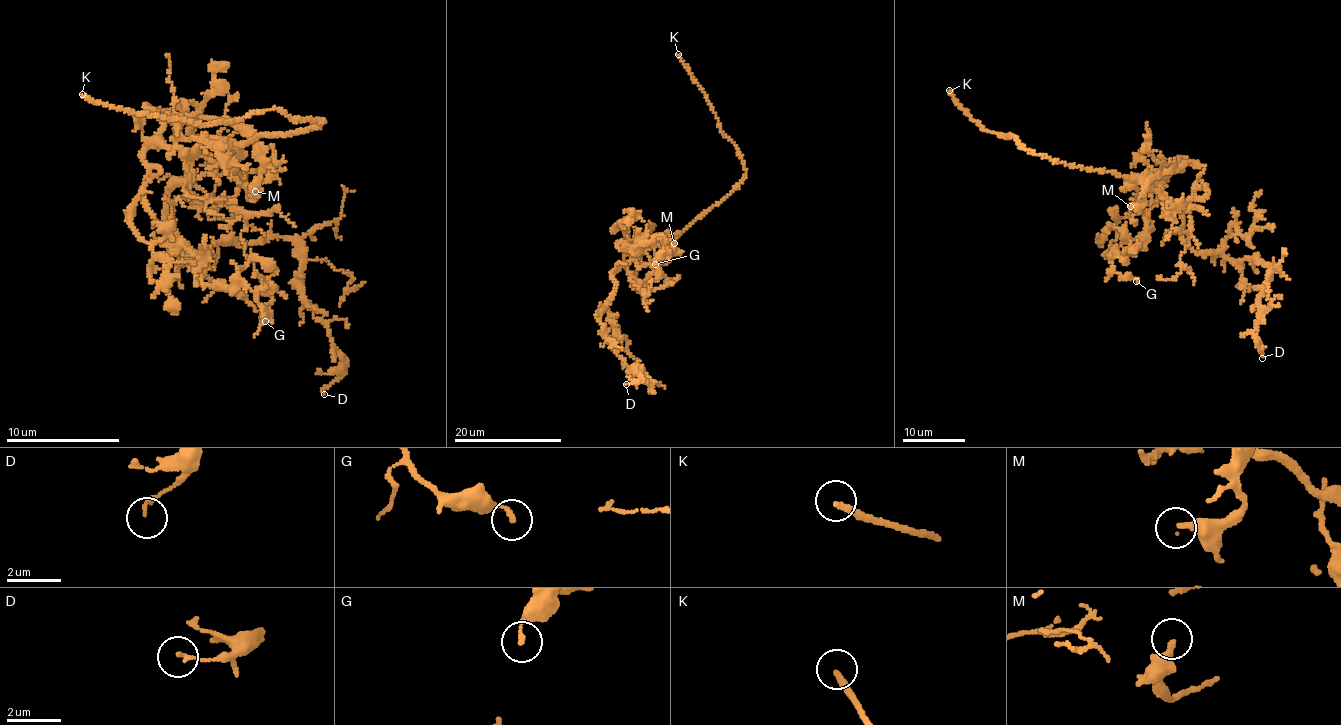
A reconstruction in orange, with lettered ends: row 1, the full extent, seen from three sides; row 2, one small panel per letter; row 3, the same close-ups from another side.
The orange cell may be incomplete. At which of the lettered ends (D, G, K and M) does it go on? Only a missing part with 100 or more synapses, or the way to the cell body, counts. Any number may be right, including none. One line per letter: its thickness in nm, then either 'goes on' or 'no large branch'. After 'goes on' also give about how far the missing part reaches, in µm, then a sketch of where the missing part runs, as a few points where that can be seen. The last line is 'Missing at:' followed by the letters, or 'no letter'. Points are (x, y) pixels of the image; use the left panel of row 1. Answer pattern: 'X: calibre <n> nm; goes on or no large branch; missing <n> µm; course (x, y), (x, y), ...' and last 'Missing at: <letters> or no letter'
D: calibre 130 nm; no large branch
G: calibre 160 nm; no large branch
K: calibre 240 nm; goes on; missing 45 µm
M: calibre 320 nm; no large branch
Missing at: K

